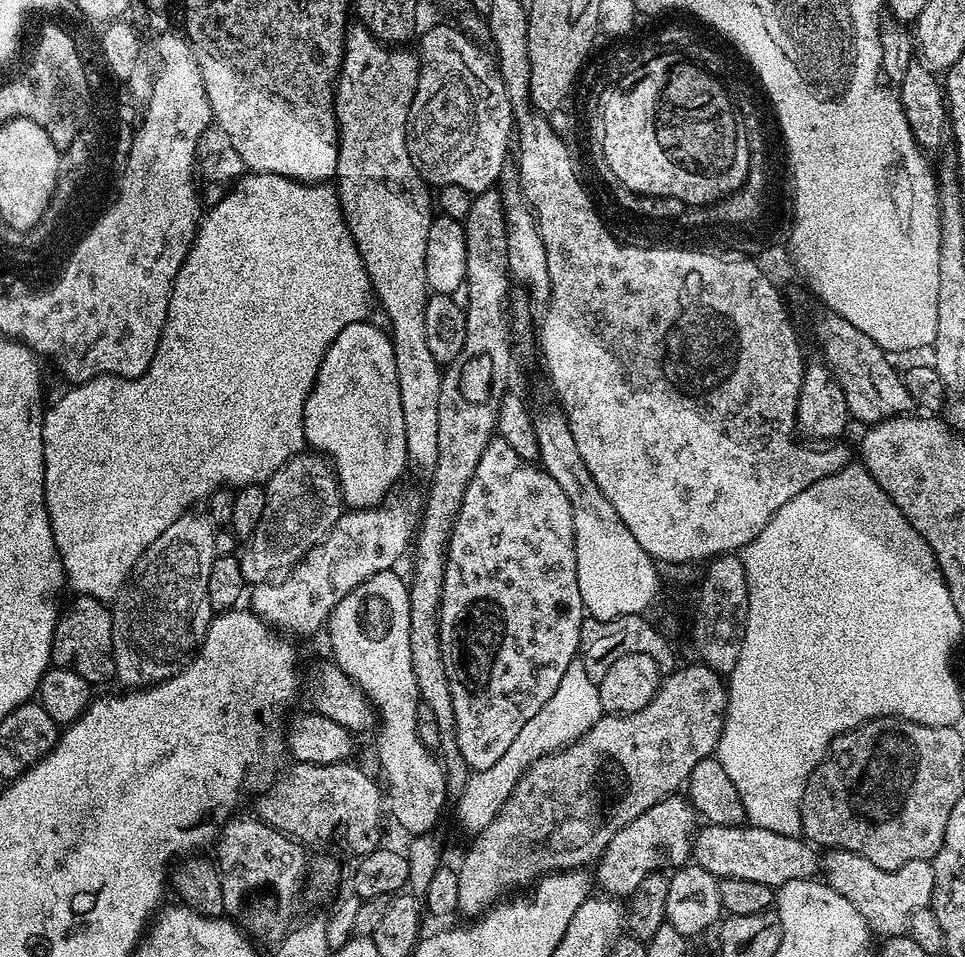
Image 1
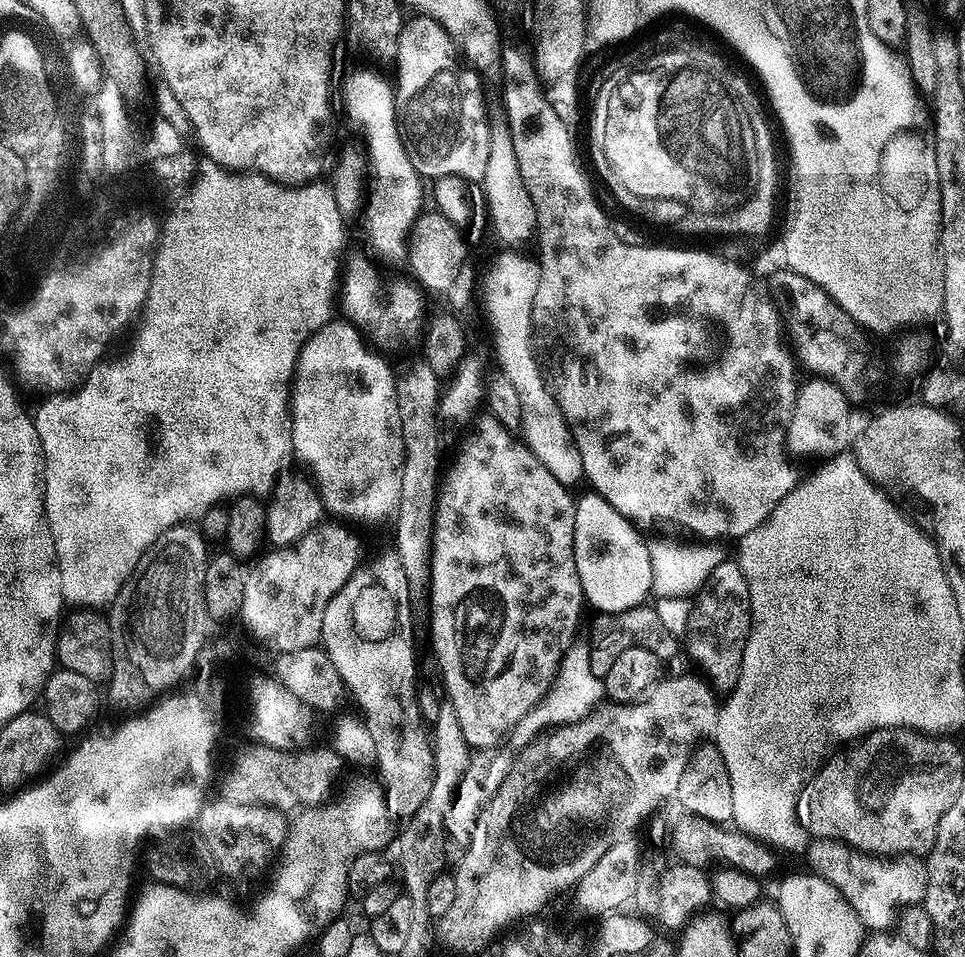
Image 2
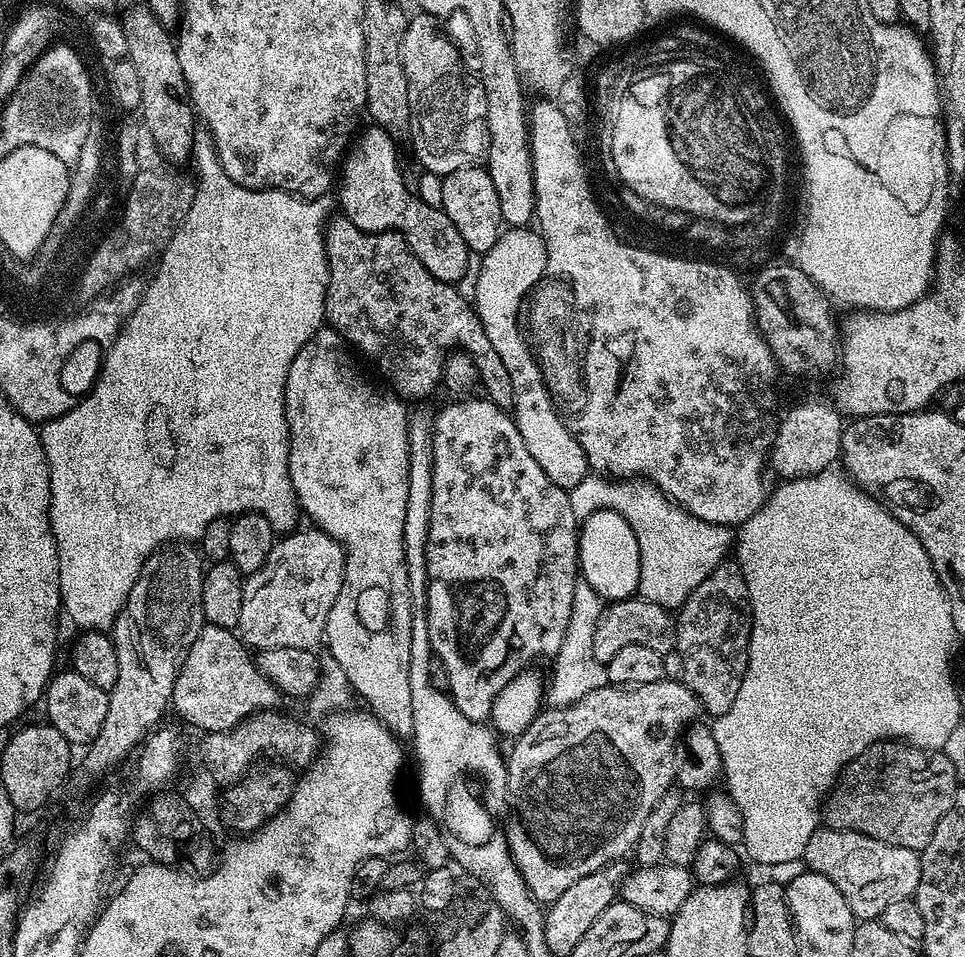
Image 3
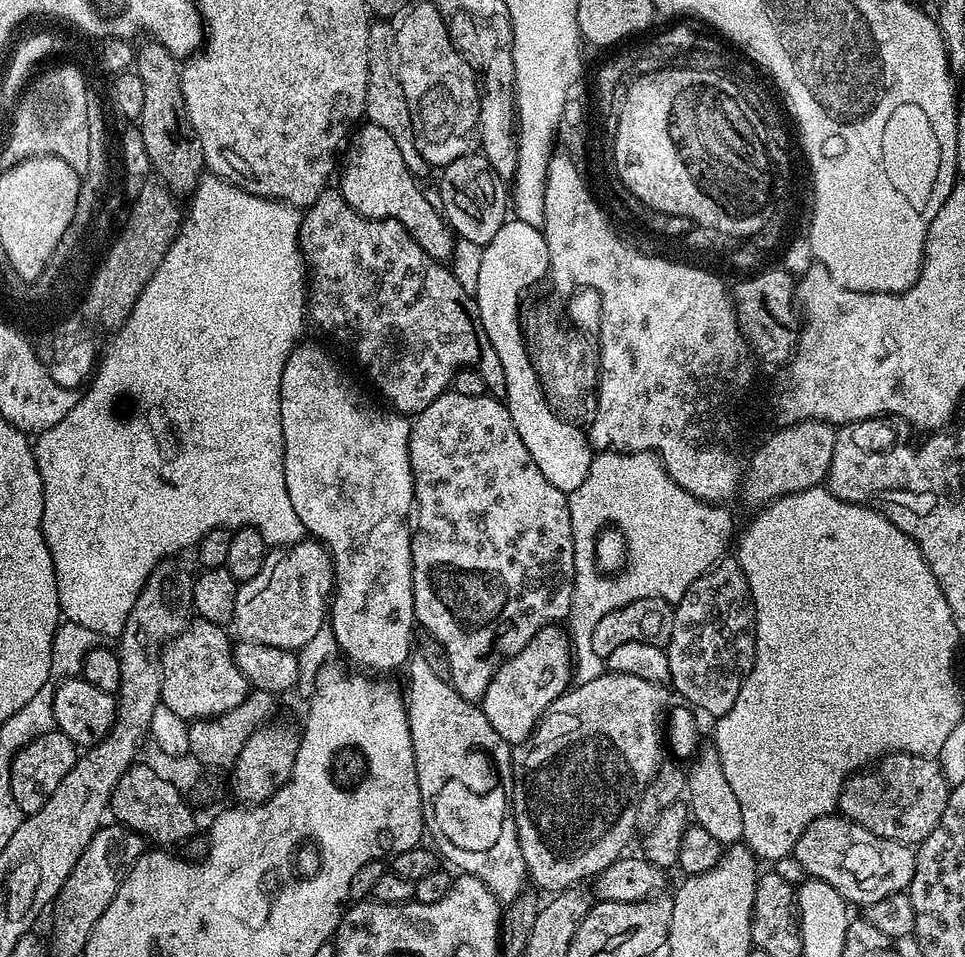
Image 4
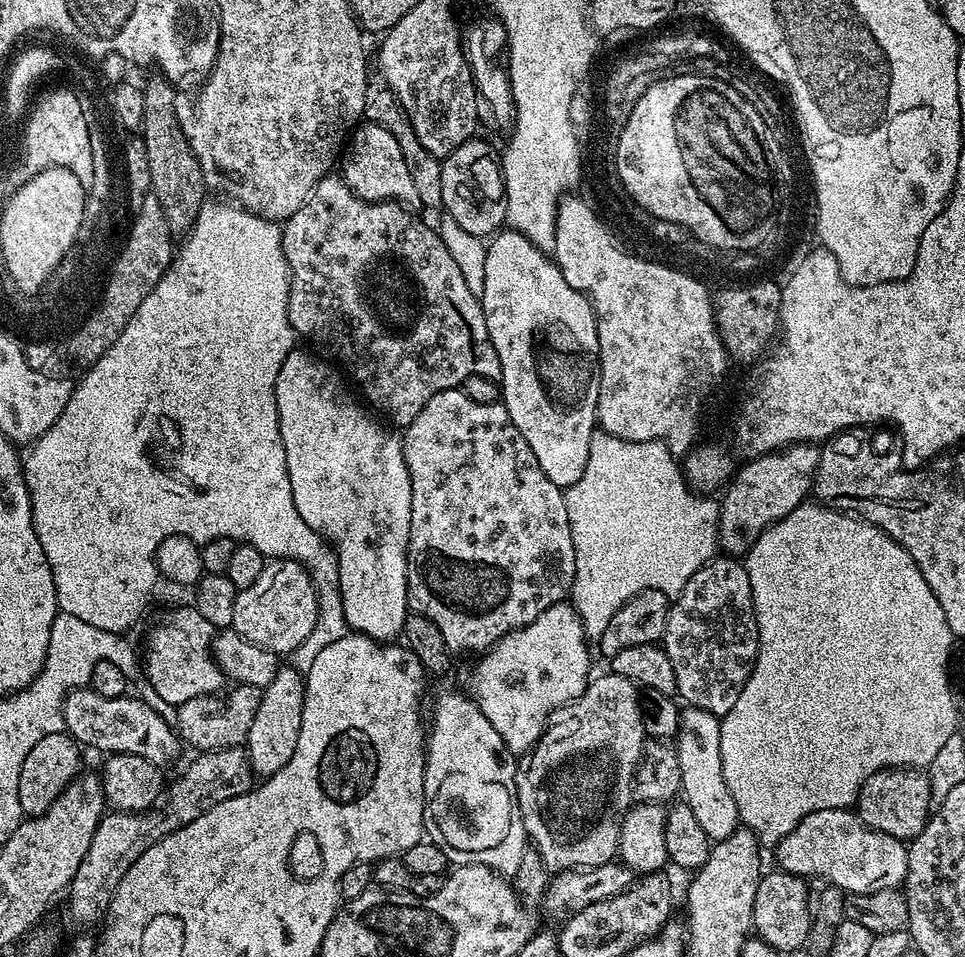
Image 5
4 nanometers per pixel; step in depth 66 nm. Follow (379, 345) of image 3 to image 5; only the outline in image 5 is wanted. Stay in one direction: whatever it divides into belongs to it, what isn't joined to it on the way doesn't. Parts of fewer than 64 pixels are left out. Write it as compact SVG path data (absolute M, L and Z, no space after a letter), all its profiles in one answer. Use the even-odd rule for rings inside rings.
M329 174L320 179L318 186L314 191L312 191L310 198L306 201L306 203L304 203L289 220L283 221L282 231L280 233L280 237L282 238L282 250L284 251L284 257L288 263L288 270L290 273L290 279L288 282L288 317L290 318L290 326L292 327L293 333L295 333L297 337L305 336L306 339L313 340L318 347L325 348L328 352L333 352L333 354L336 355L342 363L344 363L345 369L343 368L343 371L347 373L349 377L352 375L353 378L360 383L360 388L364 391L365 398L368 399L369 402L381 412L379 415L383 417L385 421L393 420L394 423L400 424L399 426L406 426L410 422L414 422L414 418L418 418L418 414L422 414L422 406L426 406L426 402L430 402L430 398L434 398L434 394L438 394L442 390L460 388L466 378L470 378L471 376L481 376L487 380L494 381L499 381L500 378L498 350L494 350L494 342L490 342L490 330L486 330L486 314L480 305L480 297L470 294L470 286L466 286L466 281L462 278L462 273L459 272L458 266L454 262L454 257L450 255L450 250L446 250L446 246L442 242L439 231L437 231L433 225L431 228L430 225L423 224L423 222L420 221L419 218L412 212L415 211L409 210L401 203L368 203L362 198L356 196L355 193L352 192L350 186L339 175Z

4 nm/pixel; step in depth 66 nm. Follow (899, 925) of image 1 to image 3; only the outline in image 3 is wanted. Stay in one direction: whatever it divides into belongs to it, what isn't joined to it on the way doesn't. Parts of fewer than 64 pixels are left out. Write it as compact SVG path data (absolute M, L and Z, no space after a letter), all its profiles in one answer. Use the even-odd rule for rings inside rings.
M817 827L810 842L806 842L802 860L811 871L825 875L842 892L857 921L875 920L890 902L915 897L920 881L917 849L890 846L848 828Z

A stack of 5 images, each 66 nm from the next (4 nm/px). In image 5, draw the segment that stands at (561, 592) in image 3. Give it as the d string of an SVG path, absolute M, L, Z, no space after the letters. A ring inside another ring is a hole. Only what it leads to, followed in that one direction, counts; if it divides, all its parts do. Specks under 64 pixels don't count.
M460 388L442 390L422 406L422 414L414 418L403 429L402 443L404 457L410 474L410 538L408 539L408 606L413 613L420 613L430 620L434 626L442 630L446 646L452 654L457 652L476 652L483 654L492 645L499 642L506 634L525 628L538 614L542 614L550 606L561 603L571 593L572 583L576 577L576 559L574 558L574 538L570 534L570 518L566 514L564 492L538 466L538 458L534 458L534 450L530 450L526 438L518 434L518 426L510 422L510 414L503 403L483 404L466 398Z

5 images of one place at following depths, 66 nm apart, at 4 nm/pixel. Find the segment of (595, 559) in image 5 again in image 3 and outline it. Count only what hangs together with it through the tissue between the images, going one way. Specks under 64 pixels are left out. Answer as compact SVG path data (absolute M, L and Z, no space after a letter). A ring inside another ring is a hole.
M589 474L582 478L568 492L570 510L574 510L577 521L584 522L587 516L609 508L615 515L627 522L634 530L634 538L638 540L640 551L640 586L639 595L650 602L658 602L658 606L669 610L679 610L686 598L694 591L711 572L725 563L727 554L734 544L734 532L729 525L702 522L694 514L668 499L655 484L643 478L609 478L604 474ZM578 582L574 586L574 606L570 610L570 626L566 626L566 634L562 638L562 646L551 661L552 681L546 684L546 700L553 708L565 708L568 704L578 702L578 698L586 698L590 690L598 690L608 684L608 669L594 658L594 626L598 622L598 614L602 601L590 585Z

